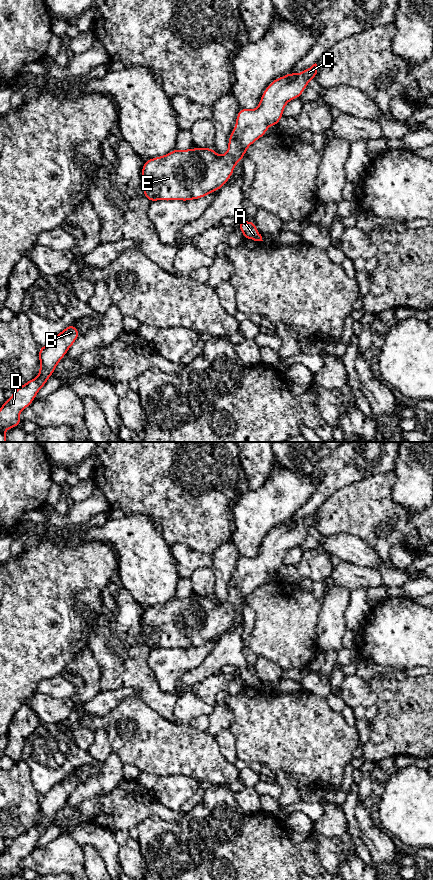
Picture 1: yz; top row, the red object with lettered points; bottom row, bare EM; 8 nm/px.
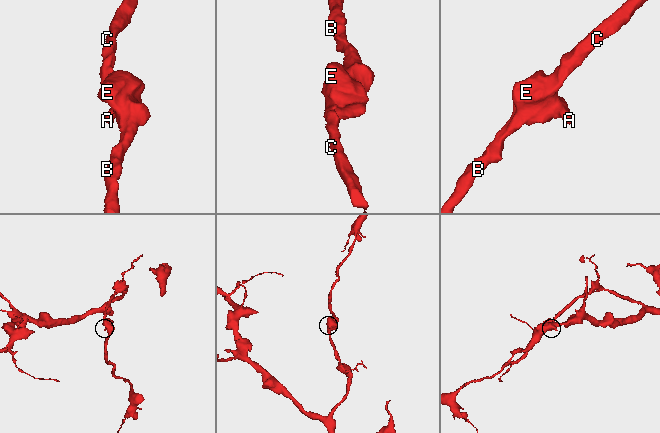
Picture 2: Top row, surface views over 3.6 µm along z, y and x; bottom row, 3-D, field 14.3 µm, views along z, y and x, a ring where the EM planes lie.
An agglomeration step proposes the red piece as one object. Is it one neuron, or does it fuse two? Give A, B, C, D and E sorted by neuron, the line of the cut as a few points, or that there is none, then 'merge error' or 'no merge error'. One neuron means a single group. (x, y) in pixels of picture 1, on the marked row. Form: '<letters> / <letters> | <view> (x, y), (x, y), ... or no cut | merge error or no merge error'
A B C D E | no cut | no merge error

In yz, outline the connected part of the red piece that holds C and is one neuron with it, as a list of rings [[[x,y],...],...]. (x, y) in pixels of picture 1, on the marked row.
[[[316,63],[298,74],[289,72],[267,86],[256,109],[240,108],[226,154],[218,155],[213,148],[175,148],[164,156],[146,160],[141,172],[144,196],[150,202],[189,201],[221,189],[247,148],[263,137],[271,125],[279,125],[285,105],[300,98],[316,74]]]

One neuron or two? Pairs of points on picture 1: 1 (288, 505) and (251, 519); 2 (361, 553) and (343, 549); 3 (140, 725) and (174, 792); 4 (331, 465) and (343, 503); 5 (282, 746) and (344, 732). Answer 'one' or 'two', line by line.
1: one
2: one
3: two
4: two
5: one

